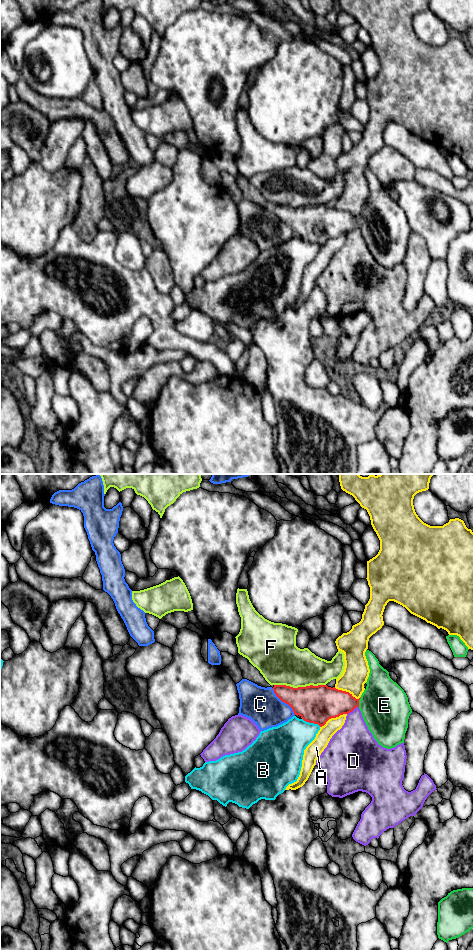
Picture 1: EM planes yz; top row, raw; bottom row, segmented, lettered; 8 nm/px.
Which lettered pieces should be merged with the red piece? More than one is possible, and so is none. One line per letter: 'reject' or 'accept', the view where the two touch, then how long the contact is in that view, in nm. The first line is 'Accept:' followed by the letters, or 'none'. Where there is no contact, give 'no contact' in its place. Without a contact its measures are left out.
Accept: none
A: reject; meets red in yz; contact 240 nm long
B: reject; meets red in yz; contact 170 nm long
C: reject; meets red in yz; contact 280 nm long
D: reject; meets red in yz; contact 120 nm long
E: reject; meets red in yz; contact 80 nm long
F: reject; meets red in yz; contact 420 nm long

